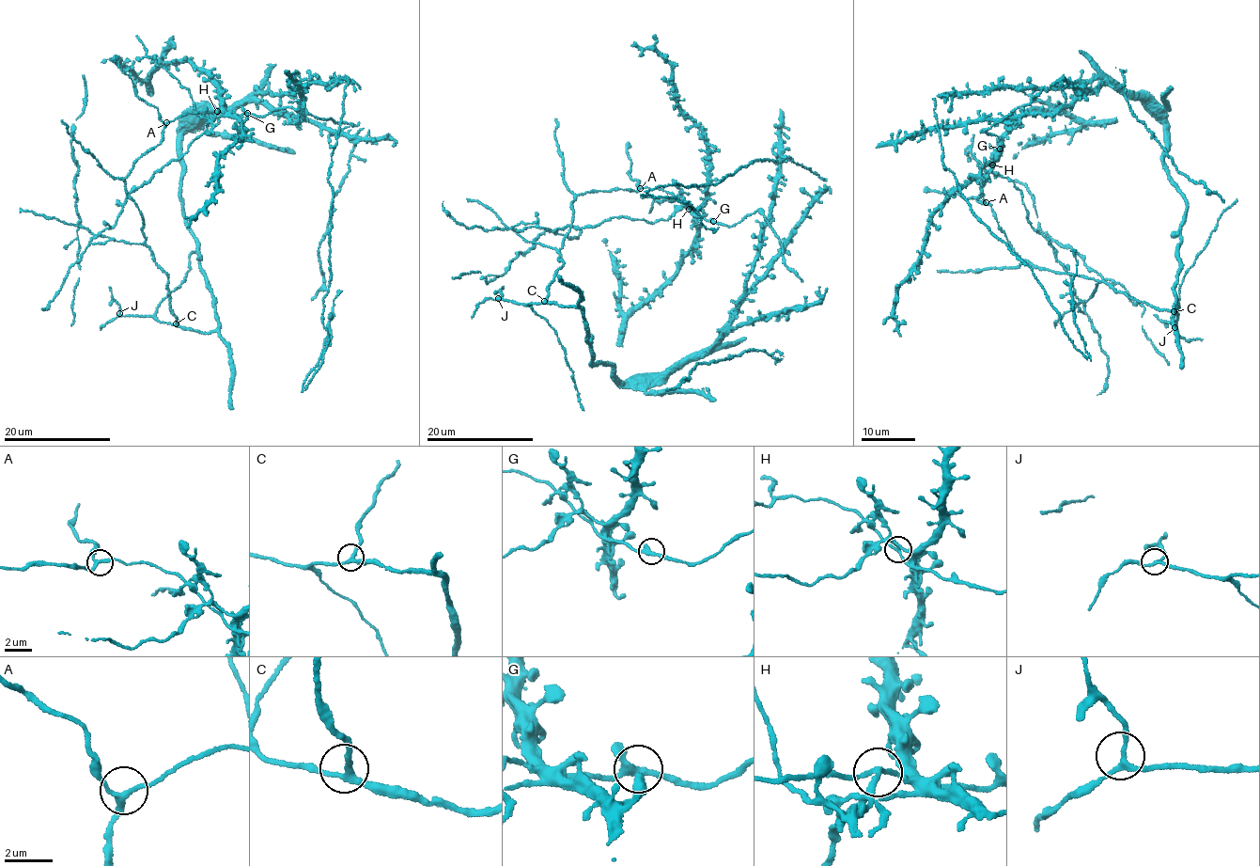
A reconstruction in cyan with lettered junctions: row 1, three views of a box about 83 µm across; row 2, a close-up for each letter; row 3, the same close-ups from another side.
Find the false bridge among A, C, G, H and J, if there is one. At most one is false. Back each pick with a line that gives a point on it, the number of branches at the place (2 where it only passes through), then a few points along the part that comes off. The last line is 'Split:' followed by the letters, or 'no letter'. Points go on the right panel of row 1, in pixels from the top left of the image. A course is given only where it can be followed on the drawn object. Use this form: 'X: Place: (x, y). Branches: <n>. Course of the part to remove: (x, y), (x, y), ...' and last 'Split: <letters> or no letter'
H: Place: (992, 165). Branches: 3. Course of the part to remove: (992, 165), (992, 171), (1020, 190), (1031, 226), (1054, 249), (1097, 332), (1109, 369), (1106, 385), (1096, 395)
Split: H

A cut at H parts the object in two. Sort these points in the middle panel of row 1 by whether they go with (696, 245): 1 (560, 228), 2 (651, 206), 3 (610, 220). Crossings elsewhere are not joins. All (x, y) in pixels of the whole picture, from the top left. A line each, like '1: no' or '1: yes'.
1: no
2: no
3: no

